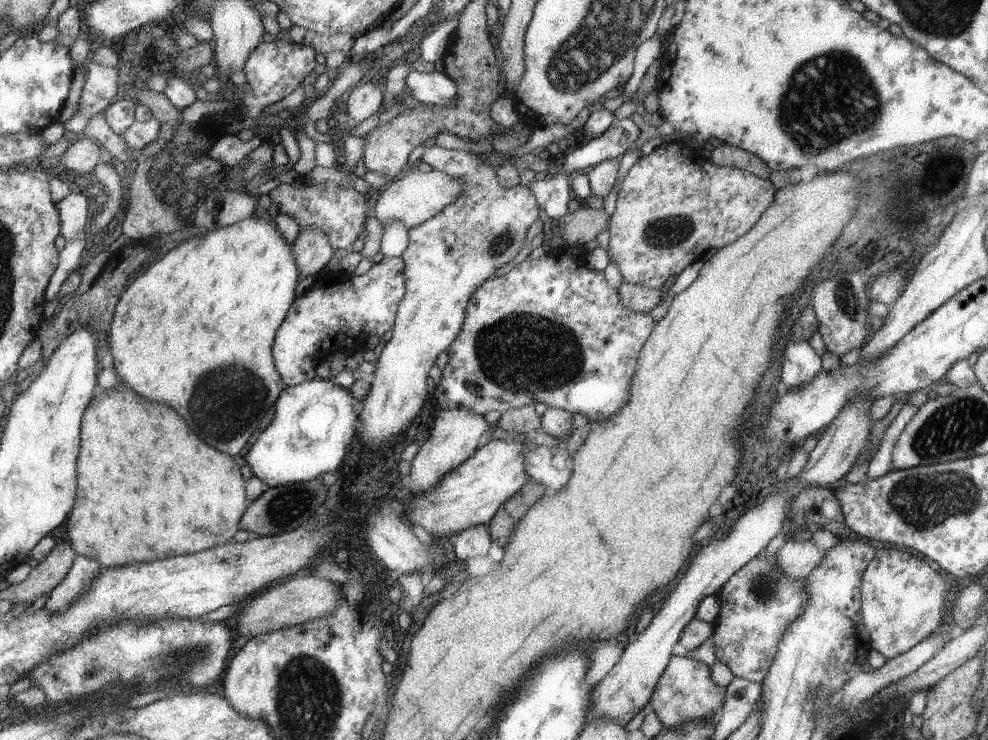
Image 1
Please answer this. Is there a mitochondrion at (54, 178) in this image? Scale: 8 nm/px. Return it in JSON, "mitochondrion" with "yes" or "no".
{"mitochondrion":"no"}

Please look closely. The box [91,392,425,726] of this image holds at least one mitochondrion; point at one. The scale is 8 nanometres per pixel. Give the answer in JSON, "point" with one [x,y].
{"point":[190,657]}

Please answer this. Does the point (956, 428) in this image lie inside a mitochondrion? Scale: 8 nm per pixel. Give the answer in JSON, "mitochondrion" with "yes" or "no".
{"mitochondrion":"yes"}

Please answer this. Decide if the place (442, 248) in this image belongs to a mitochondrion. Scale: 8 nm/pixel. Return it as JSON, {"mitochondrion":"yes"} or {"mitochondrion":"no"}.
{"mitochondrion":"no"}

